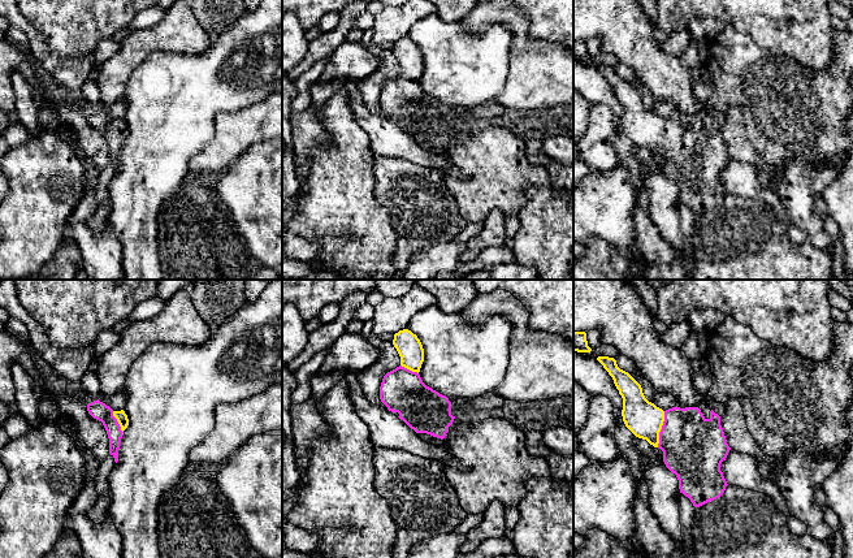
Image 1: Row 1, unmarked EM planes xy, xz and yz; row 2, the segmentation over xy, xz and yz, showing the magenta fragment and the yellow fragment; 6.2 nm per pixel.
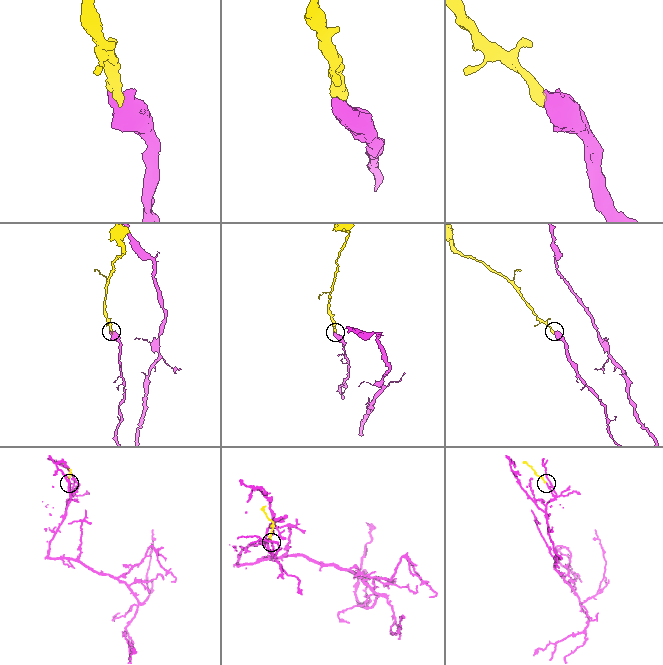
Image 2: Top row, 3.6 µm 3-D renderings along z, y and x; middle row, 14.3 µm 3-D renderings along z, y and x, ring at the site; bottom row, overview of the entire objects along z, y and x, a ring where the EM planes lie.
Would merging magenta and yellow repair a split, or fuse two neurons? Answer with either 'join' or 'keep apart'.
join

